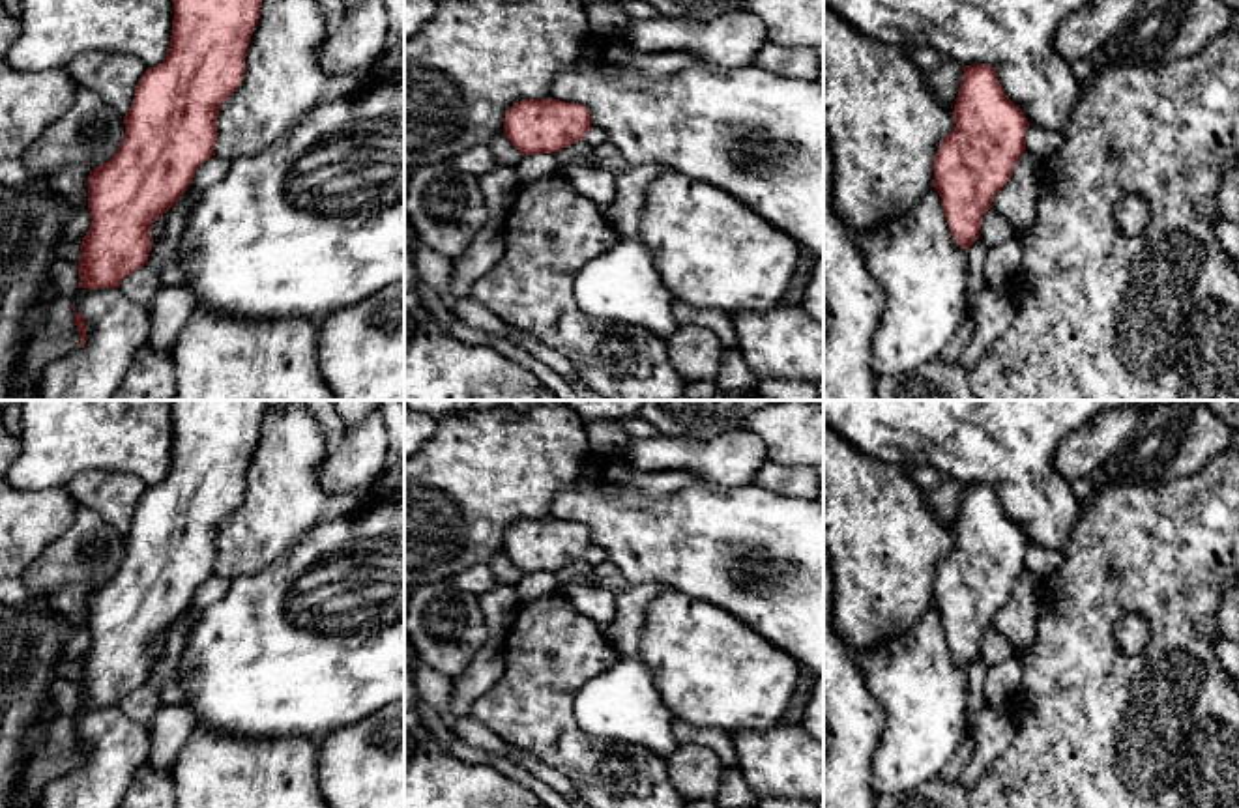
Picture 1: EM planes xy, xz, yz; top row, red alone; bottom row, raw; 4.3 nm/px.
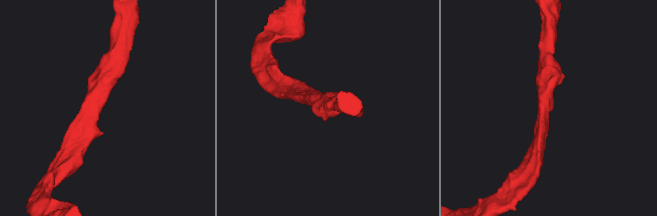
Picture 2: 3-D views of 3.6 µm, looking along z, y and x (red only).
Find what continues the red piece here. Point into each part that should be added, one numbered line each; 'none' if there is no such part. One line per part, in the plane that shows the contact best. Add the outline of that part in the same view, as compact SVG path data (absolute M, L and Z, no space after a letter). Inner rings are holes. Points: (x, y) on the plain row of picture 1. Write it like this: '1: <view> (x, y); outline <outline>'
none

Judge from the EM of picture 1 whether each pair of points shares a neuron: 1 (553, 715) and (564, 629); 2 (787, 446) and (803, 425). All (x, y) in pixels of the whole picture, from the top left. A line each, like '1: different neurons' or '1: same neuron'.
1: same neuron
2: same neuron

